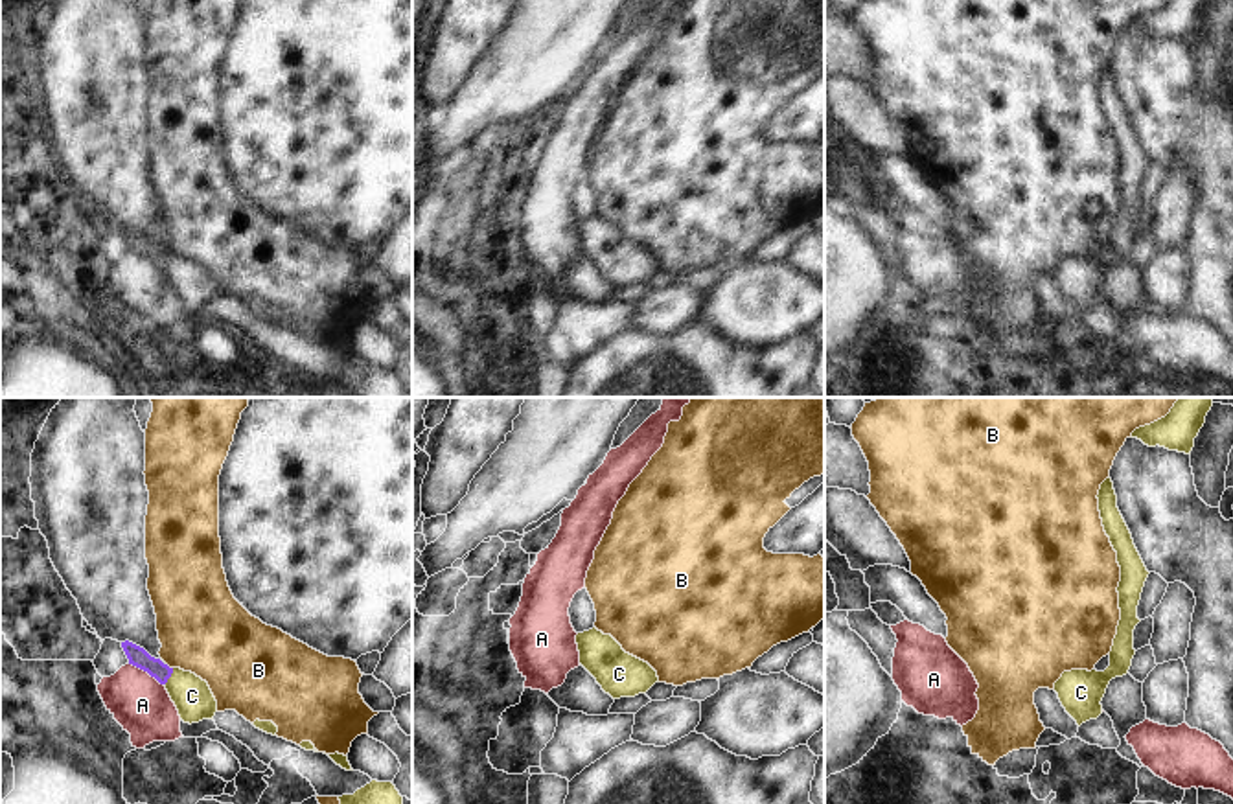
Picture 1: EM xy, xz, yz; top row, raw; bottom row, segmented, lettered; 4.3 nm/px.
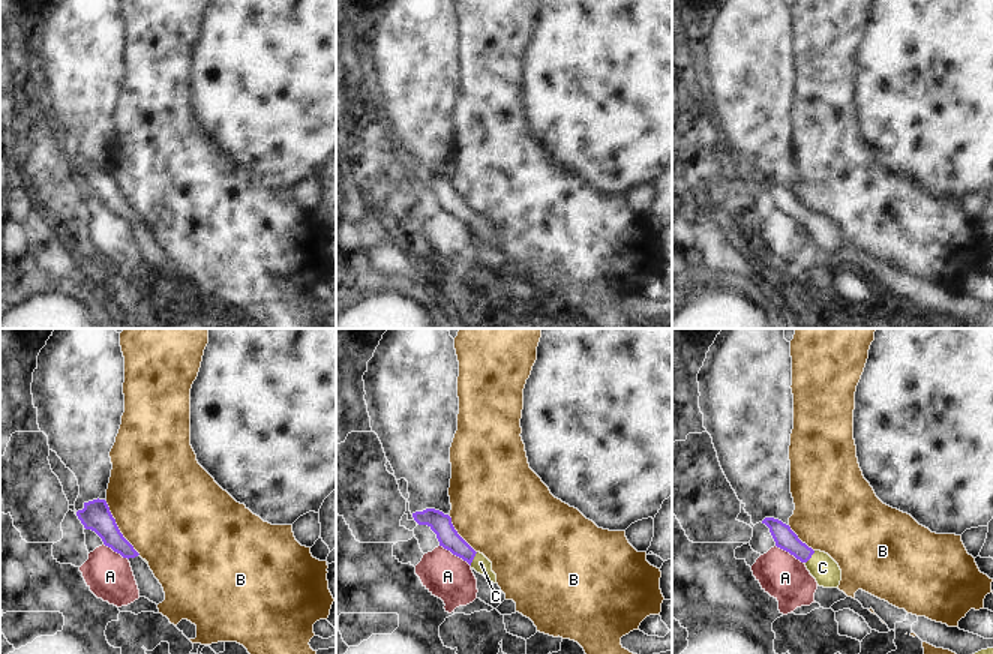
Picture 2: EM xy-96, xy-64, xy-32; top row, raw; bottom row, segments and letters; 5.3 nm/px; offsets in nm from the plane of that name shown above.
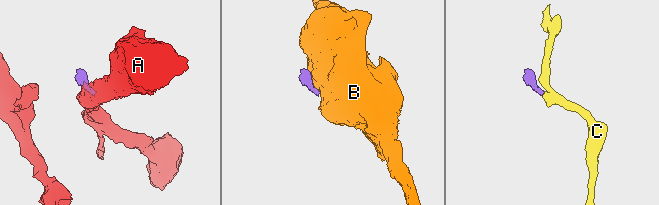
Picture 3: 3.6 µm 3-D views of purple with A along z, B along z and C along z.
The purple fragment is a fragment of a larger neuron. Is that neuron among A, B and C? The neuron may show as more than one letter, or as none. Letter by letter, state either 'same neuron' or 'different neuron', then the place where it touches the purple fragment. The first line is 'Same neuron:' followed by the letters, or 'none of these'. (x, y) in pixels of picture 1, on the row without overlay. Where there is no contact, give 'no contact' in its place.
Same neuron: C
A: different neuron; meets purple in xy at (146, 258)
B: different neuron; meets purple in xy at (168, 254)
C: same neuron; meets purple in xy at (170, 264)

